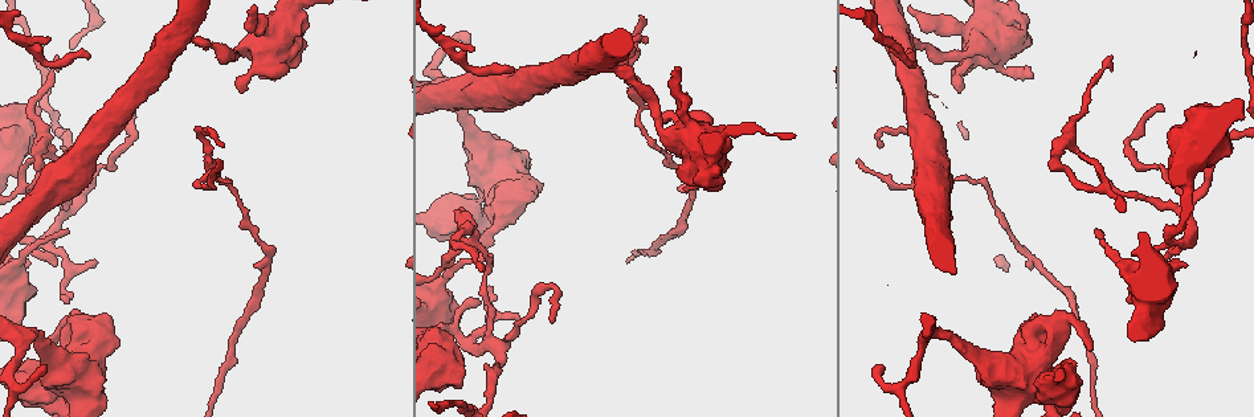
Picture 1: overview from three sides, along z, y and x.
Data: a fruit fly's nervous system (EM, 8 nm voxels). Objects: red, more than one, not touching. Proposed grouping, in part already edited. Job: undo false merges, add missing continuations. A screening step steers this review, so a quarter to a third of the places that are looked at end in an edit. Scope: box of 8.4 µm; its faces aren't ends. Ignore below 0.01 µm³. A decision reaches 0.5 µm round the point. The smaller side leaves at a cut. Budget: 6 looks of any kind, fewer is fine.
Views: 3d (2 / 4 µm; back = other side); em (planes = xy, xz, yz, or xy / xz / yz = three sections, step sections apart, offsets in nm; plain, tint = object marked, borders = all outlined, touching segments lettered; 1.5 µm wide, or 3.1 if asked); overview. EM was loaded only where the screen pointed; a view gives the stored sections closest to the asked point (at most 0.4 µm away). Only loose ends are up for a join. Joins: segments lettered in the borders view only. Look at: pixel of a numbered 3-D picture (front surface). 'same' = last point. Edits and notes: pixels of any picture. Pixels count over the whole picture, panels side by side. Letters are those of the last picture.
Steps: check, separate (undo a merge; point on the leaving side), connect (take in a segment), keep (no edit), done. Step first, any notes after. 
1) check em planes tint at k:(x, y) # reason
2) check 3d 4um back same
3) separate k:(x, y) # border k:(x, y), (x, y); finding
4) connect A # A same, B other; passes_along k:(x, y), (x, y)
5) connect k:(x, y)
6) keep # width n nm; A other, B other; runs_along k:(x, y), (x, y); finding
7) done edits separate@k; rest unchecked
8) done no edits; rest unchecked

check 3d 2um at 1:(900, 37) # calibre changes

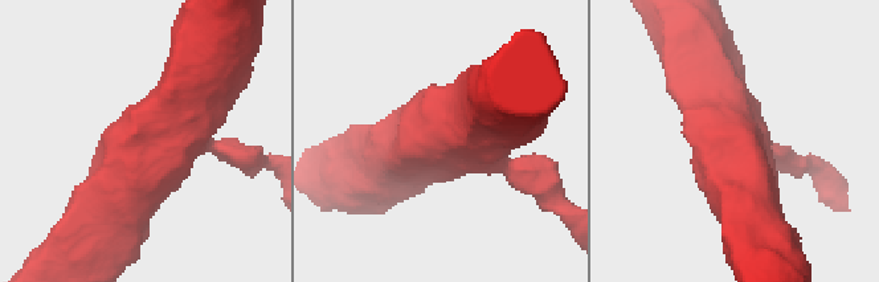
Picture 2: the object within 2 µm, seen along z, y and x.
check em planes borders at 2:(185, 141) # arms 3

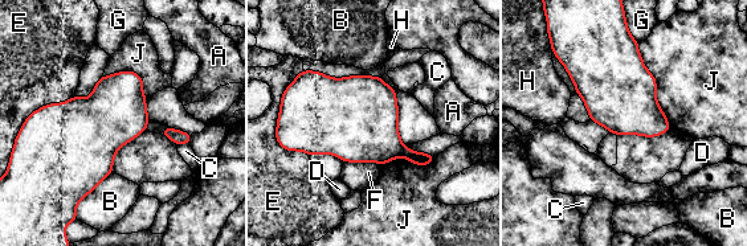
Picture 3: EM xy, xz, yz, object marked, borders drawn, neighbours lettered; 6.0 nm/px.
separate 3:(416, 158) # A other, B other, C other, D other, E other, F other, G other, H other, J other; border 3:(404, 148), (399, 156); two neurons meet here

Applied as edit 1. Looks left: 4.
check 3d 4um at 1:(68, 230) # free end

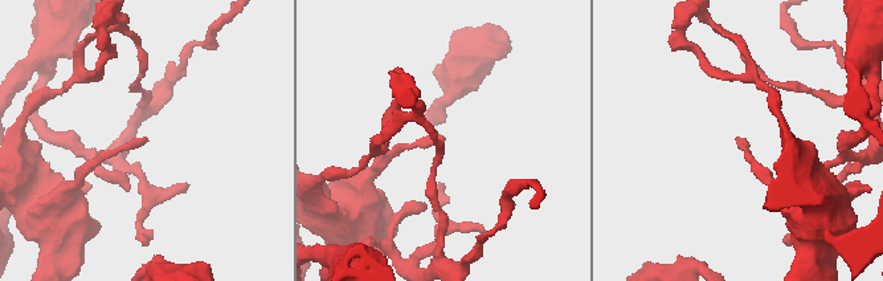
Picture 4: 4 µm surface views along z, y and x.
check em planes plain at 4:(146, 140)

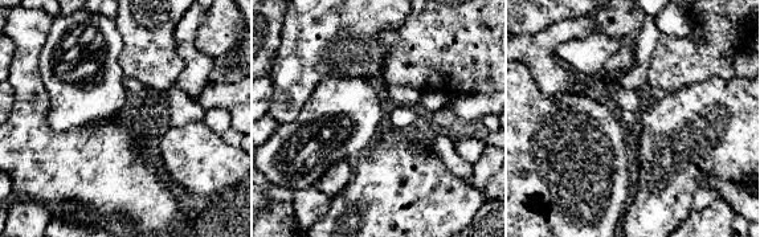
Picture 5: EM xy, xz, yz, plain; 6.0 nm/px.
check em planes borders same

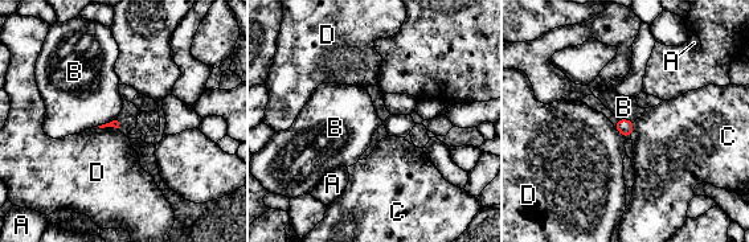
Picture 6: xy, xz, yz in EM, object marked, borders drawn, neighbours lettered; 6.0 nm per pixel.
keep # longest_contact B 100 nm; A other, B other, C other, D other; none of them fits

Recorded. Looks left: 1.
done edits separate@3; rest unchecked

